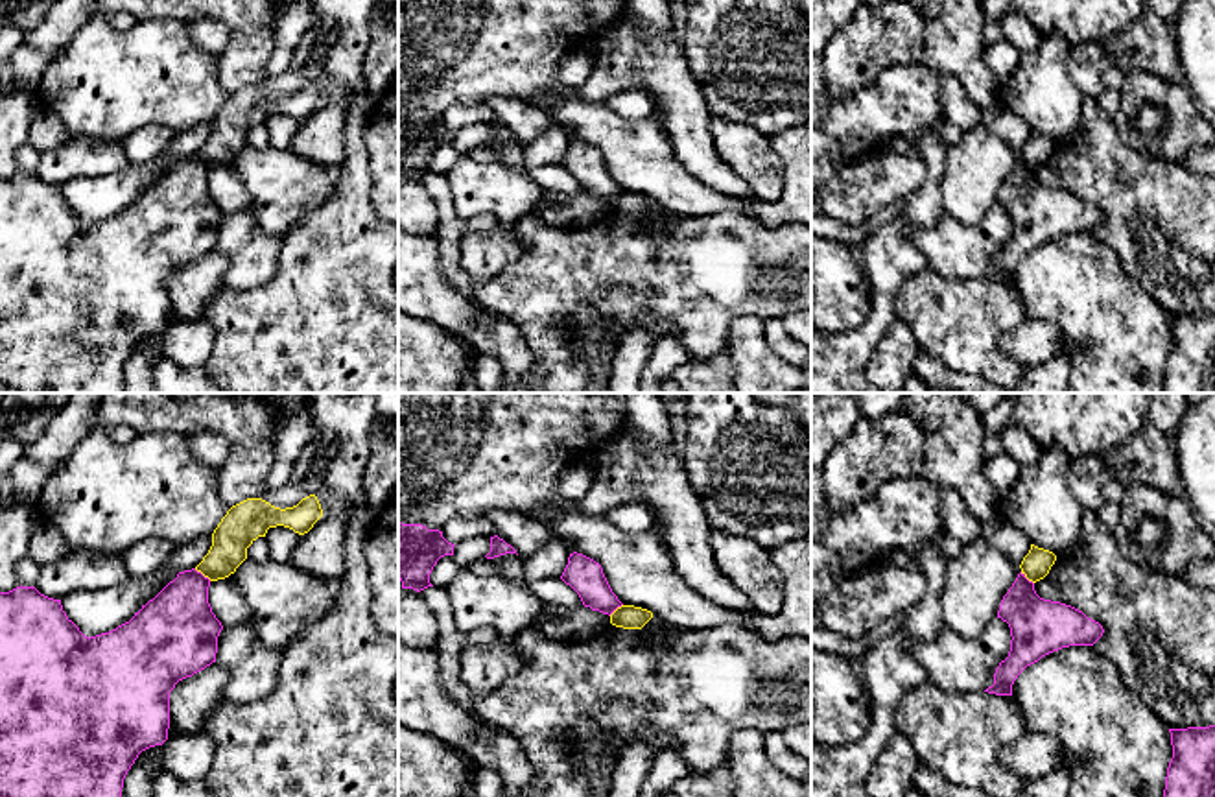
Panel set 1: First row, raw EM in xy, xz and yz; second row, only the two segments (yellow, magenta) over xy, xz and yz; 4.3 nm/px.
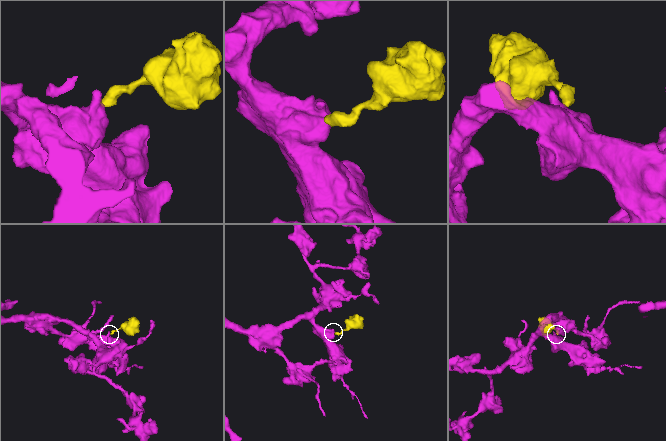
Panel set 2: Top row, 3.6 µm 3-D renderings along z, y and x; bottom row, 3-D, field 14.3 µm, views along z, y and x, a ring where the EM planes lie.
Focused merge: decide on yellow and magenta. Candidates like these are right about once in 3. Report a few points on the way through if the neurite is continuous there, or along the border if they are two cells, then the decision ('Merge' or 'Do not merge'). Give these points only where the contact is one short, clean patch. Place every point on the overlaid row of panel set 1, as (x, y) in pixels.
Boundary: xy (194, 569), (211, 580). Do not merge

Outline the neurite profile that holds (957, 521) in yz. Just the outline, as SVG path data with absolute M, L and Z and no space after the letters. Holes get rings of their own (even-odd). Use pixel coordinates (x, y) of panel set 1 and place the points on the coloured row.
M940 487L940 531L966 546L981 539L981 529L981 520L966 507L961 493Z

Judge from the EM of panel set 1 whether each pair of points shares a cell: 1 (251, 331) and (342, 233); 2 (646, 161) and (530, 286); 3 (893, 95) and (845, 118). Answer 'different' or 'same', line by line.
1: same
2: different
3: same

